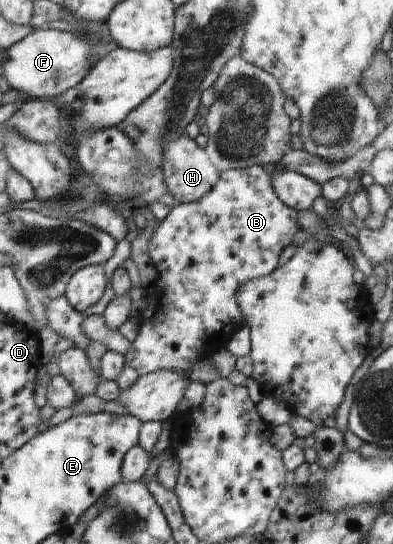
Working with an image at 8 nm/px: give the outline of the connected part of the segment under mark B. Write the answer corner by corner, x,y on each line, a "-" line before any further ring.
261,165
248,166
242,169
229,169
220,172
217,184
203,198
193,203
176,203
171,208
167,216
159,224
159,228
154,230
150,241
148,242
148,252
151,258
152,266
157,269
158,277
152,288
146,292
147,310
143,313
145,324
140,326
137,338
132,341
130,348
124,355
126,364
135,369
139,376
151,374
158,370
174,370
181,373
183,378
189,379
190,368
196,360
203,358
211,358
225,349
228,342
232,339
235,332
241,328
243,324
242,314
236,299
237,289
239,285
250,281
254,278
264,277
271,274
277,268
280,254
286,246
292,244
295,233
298,229
298,211
289,208
281,202
281,199
276,195
270,181
271,175
268,174

